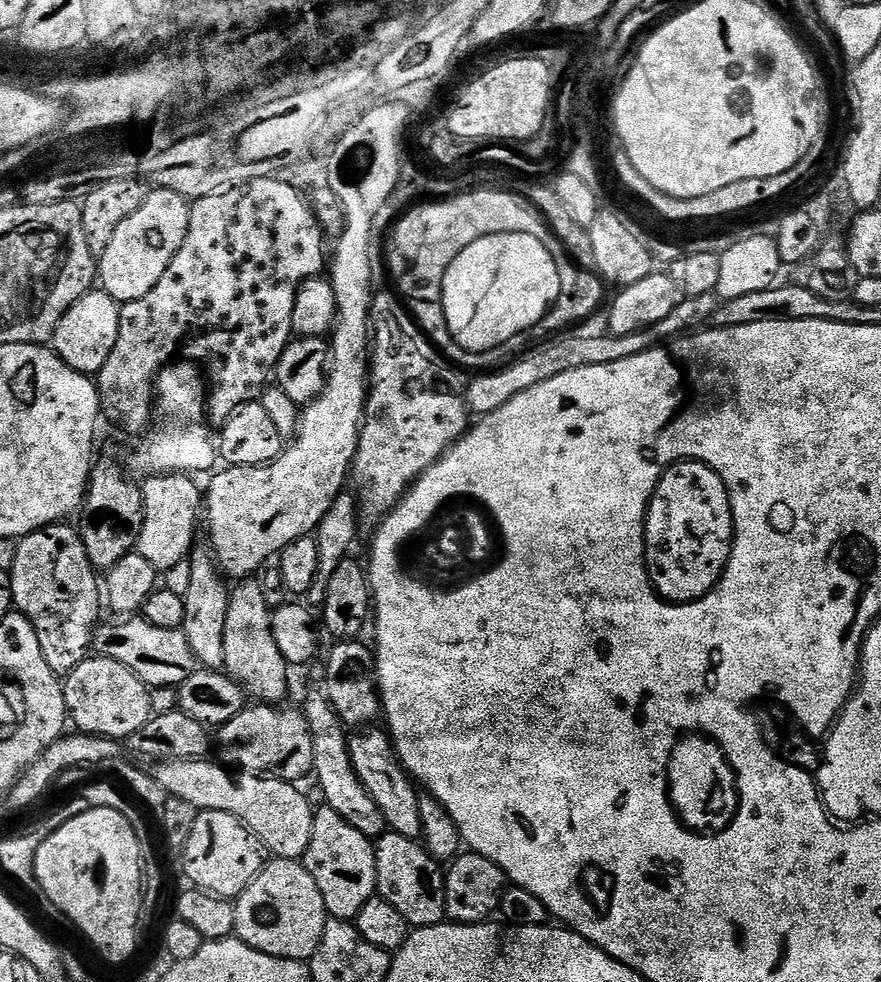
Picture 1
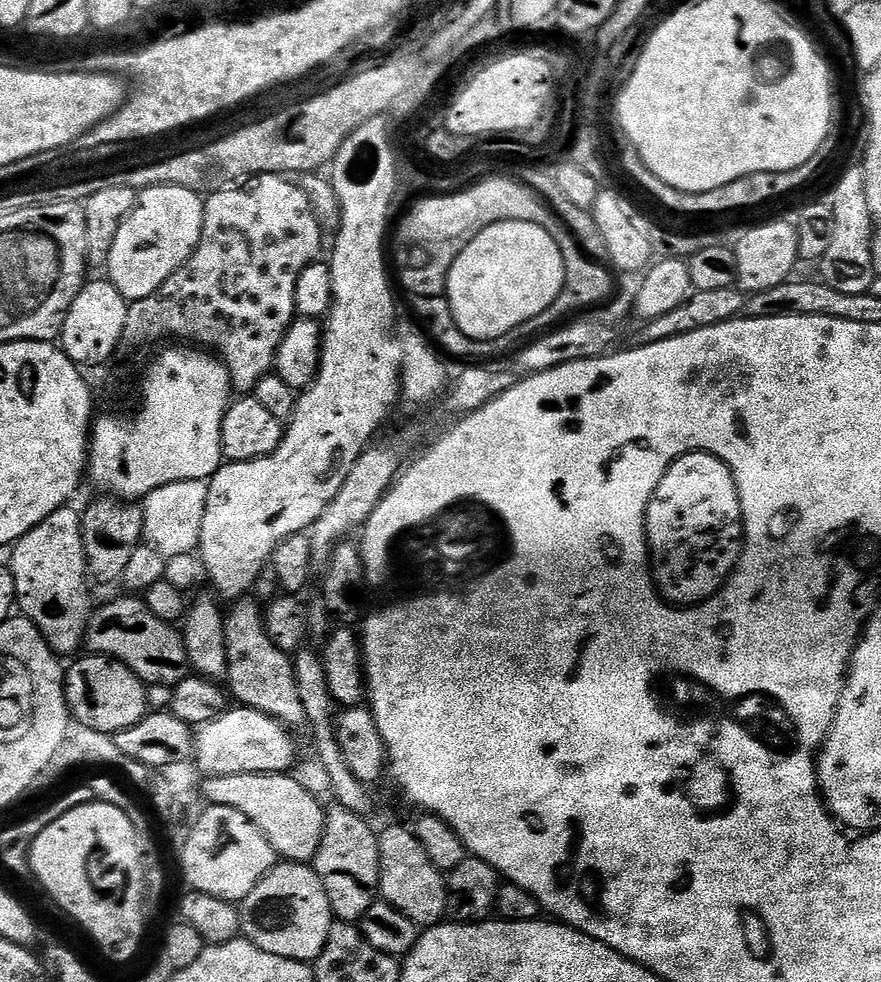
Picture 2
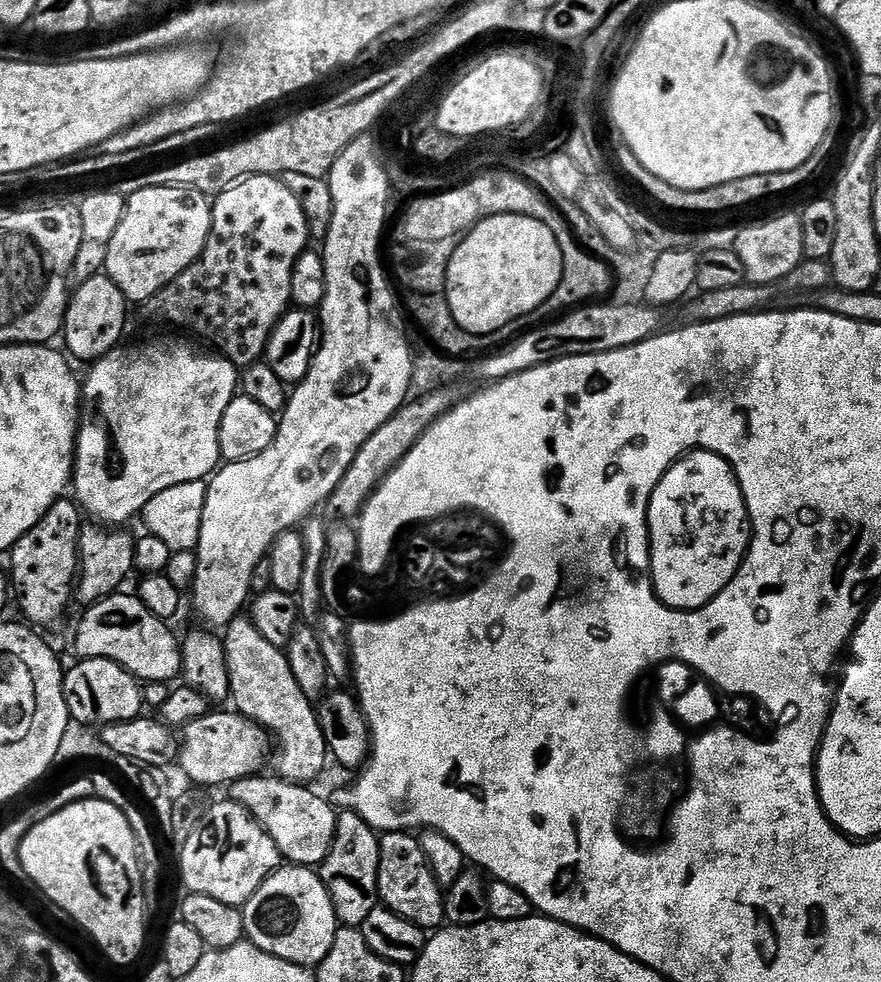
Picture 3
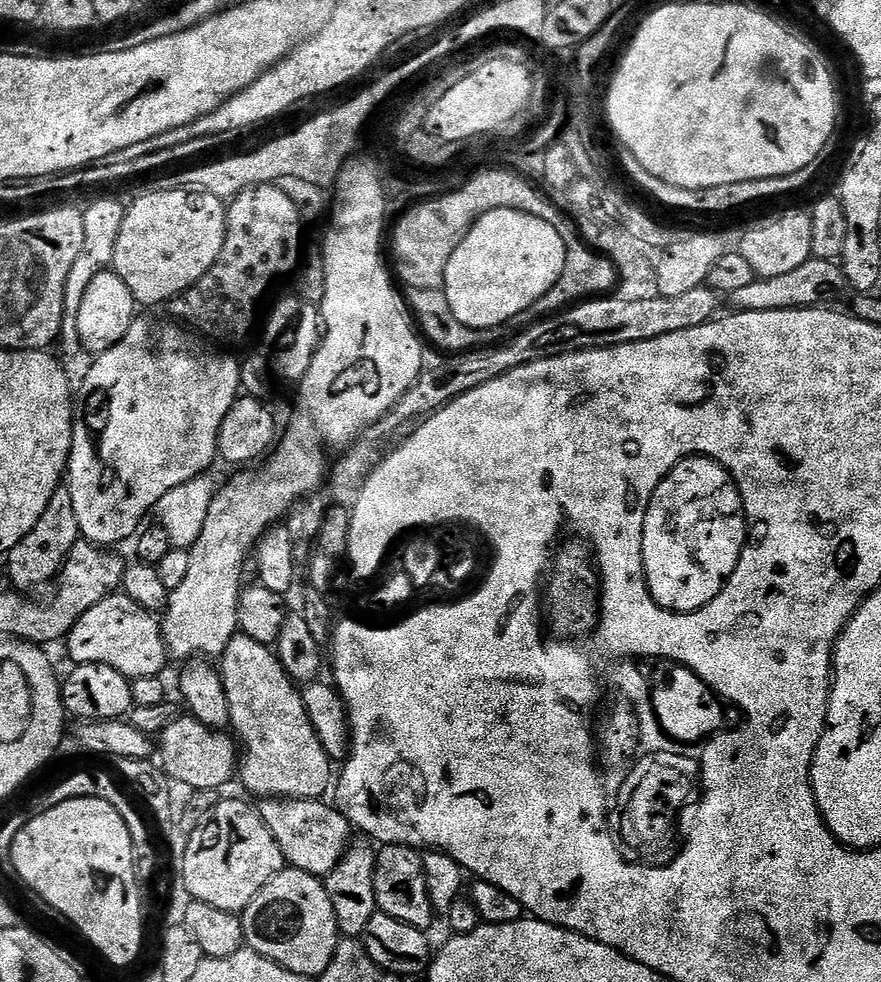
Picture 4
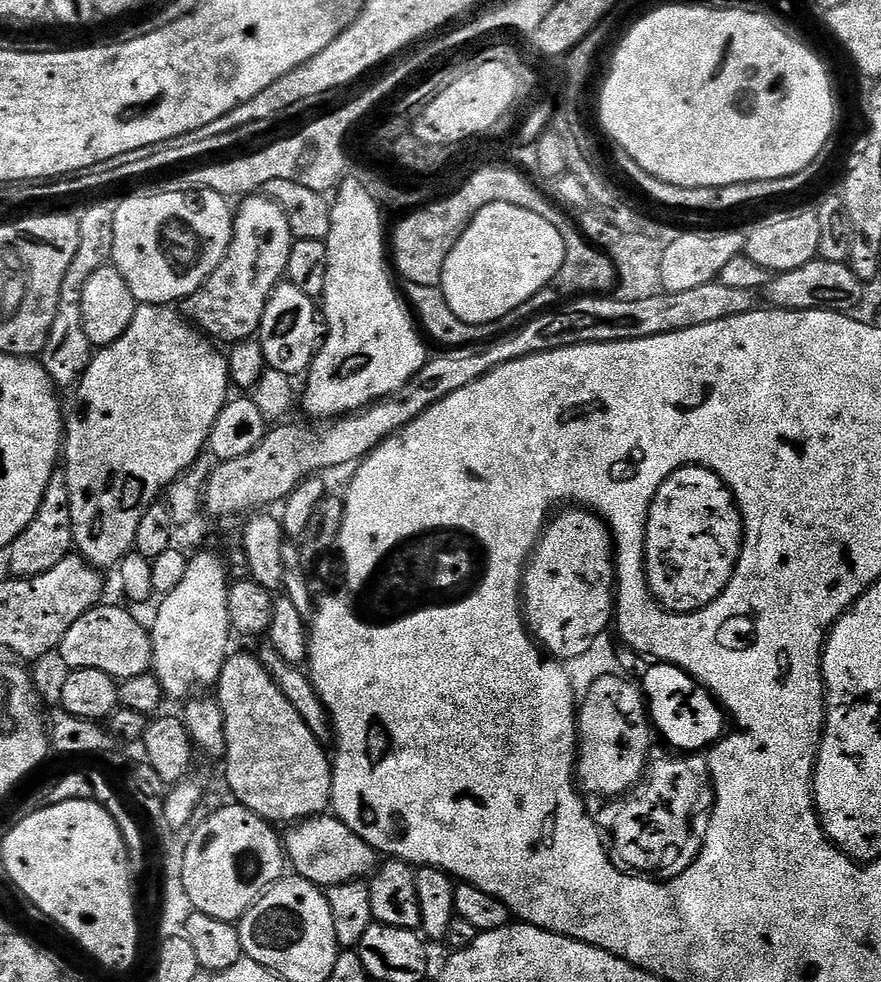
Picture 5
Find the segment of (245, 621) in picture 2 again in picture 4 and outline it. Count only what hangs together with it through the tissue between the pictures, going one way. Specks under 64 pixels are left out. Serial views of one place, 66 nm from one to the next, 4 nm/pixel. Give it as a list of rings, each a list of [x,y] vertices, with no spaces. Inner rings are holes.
[[[237,634],[232,637],[232,640],[230,641],[230,643],[228,643],[228,645],[226,646],[224,655],[219,657],[218,667],[220,669],[220,677],[222,678],[222,686],[226,690],[226,702],[230,706],[230,728],[231,728],[231,731],[234,733],[235,739],[238,741],[238,748],[240,751],[238,756],[238,780],[241,780],[241,782],[244,783],[245,790],[248,792],[253,792],[253,794],[256,795],[256,798],[279,798],[281,800],[319,800],[321,799],[321,797],[325,795],[323,792],[326,791],[327,788],[329,791],[330,785],[333,783],[334,764],[333,764],[333,761],[328,759],[328,755],[326,754],[326,750],[322,746],[322,742],[318,742],[318,734],[314,734],[314,726],[312,725],[312,723],[310,722],[310,718],[306,714],[306,706],[304,705],[304,697],[302,695],[301,689],[297,687],[292,677],[288,675],[288,671],[284,669],[284,667],[282,666],[282,662],[280,661],[280,659],[278,659],[278,657],[276,657],[275,651],[273,651],[273,649],[269,647],[269,645],[263,644],[262,642],[254,642],[254,638],[250,638],[249,636],[243,635],[243,634]]]

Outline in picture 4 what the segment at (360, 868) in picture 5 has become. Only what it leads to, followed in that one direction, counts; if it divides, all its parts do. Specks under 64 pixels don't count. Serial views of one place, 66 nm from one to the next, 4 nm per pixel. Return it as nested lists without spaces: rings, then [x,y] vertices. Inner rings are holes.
[[[264,798],[259,801],[258,811],[266,822],[270,834],[278,842],[285,861],[291,867],[311,876],[328,876],[350,847],[350,825],[344,814],[331,803],[319,800],[281,800]]]

